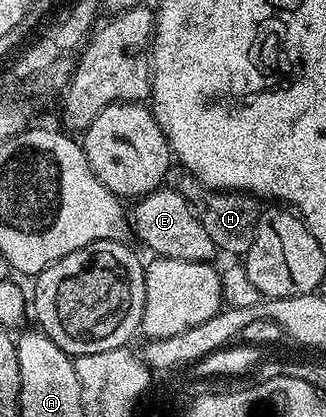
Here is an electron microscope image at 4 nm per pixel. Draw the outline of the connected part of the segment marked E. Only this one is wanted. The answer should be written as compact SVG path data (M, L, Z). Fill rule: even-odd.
M160 188L134 203L135 211L130 211L129 222L136 234L160 258L176 258L190 262L211 262L217 251L209 232L201 228L201 220L191 211L191 205L176 190Z

